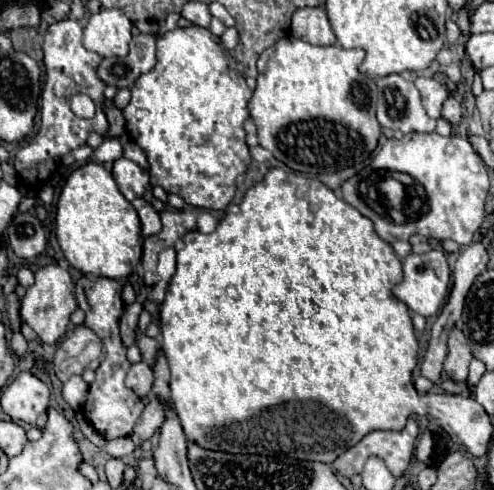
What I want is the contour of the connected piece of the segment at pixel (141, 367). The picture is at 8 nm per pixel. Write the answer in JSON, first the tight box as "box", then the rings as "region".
{"box":[125,362,153,396],"region":[[[137,362],[137,364],[131,364],[129,372],[127,372],[127,378],[125,378],[125,384],[139,396],[147,396],[147,392],[151,392],[153,388],[153,370],[145,364],[145,362]]]}

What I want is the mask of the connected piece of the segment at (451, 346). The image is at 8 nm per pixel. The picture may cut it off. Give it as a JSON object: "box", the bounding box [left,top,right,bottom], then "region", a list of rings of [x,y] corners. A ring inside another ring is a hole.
{"box":[443,326,473,382],"region":[[[457,326],[451,328],[447,338],[447,358],[443,362],[443,368],[449,374],[449,378],[455,382],[465,382],[471,360],[473,360],[473,354],[463,332]]]}

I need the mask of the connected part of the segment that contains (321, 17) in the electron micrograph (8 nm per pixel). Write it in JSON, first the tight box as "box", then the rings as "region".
{"box":[291,8,335,46],"region":[[[299,8],[291,18],[291,36],[317,46],[335,44],[335,34],[323,8]]]}

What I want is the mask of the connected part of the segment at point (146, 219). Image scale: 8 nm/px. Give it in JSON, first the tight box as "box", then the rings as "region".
{"box":[131,198,161,236],"region":[[[137,198],[131,204],[133,204],[133,208],[137,210],[137,214],[141,218],[141,234],[143,236],[159,234],[161,232],[161,220],[159,220],[159,214],[155,212],[155,208],[149,202],[145,202],[143,198]]]}

